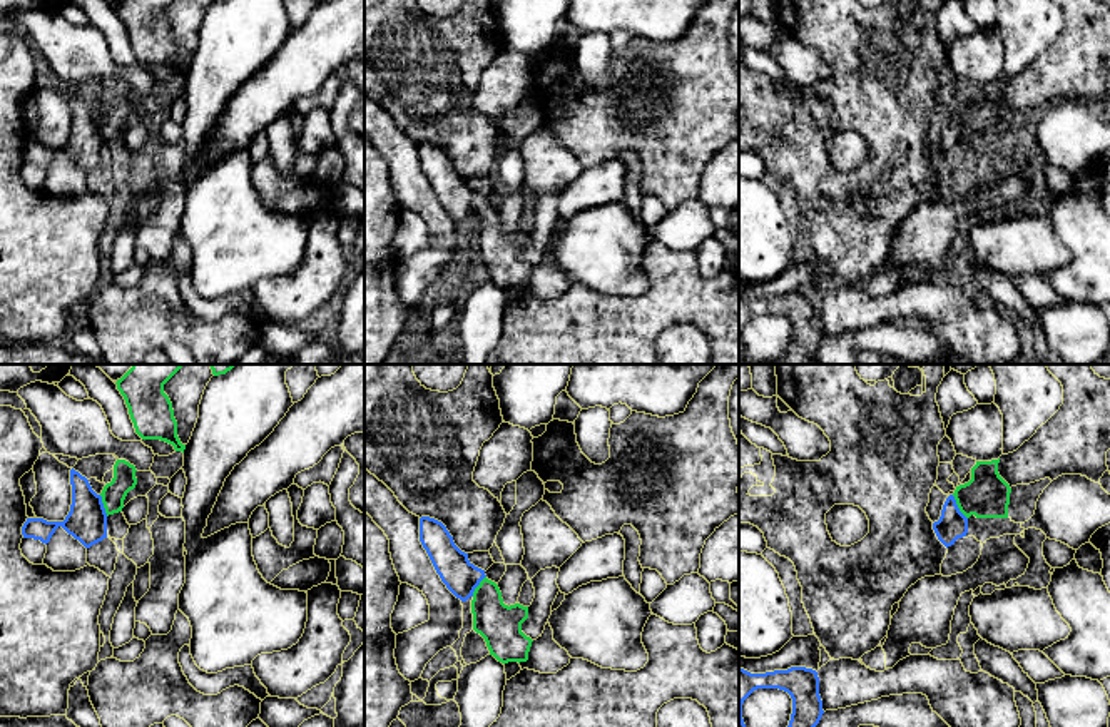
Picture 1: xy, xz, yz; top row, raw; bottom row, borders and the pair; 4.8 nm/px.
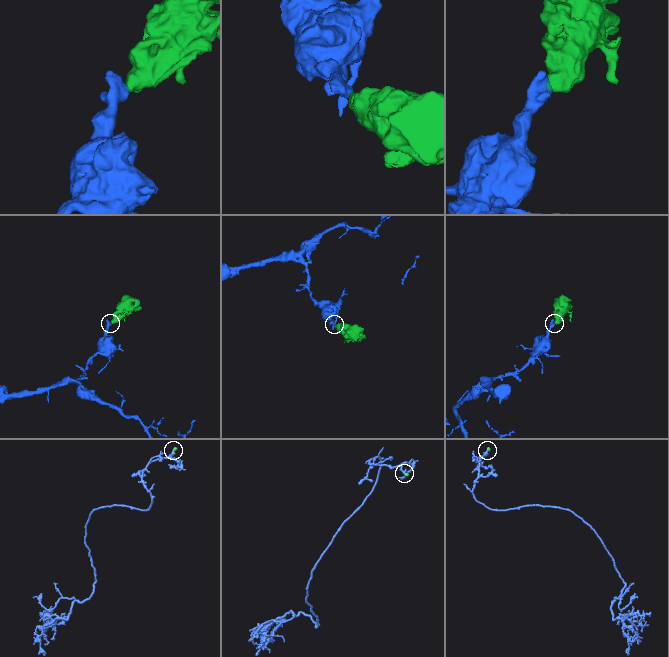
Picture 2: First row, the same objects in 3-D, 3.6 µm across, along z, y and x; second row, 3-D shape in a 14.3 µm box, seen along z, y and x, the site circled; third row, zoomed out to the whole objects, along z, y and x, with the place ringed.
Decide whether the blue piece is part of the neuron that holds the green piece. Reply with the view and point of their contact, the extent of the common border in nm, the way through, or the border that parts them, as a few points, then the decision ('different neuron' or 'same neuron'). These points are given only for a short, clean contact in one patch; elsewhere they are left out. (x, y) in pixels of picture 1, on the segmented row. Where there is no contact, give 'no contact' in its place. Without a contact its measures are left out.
yz (958, 507) | 140 nm | across yz (987, 495), (968, 498), (958, 507), (952, 525) | same neuron

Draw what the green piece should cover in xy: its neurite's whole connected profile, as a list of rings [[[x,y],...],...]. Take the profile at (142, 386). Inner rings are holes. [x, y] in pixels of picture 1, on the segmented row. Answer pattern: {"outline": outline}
{"outline": [[[132,364],[117,379],[117,389],[125,399],[135,433],[142,440],[160,440],[174,446],[176,451],[186,450],[177,436],[177,421],[164,384],[184,364]]]}

